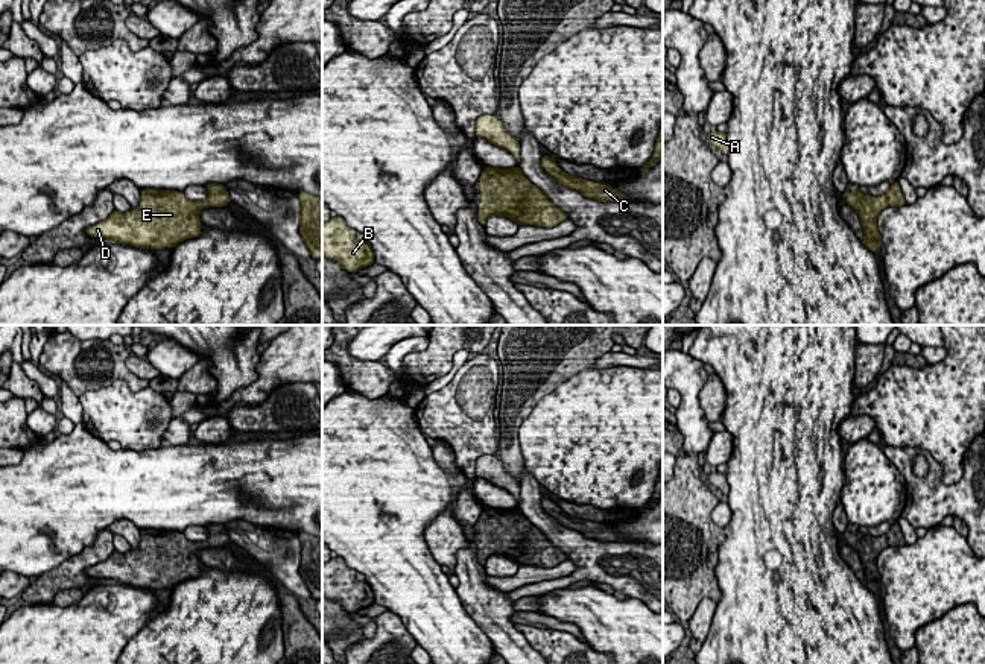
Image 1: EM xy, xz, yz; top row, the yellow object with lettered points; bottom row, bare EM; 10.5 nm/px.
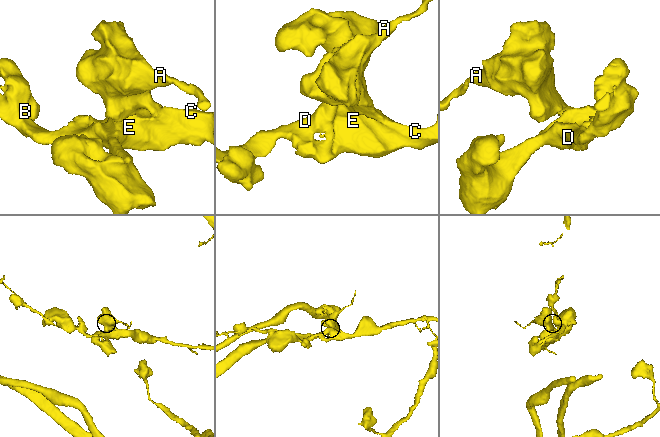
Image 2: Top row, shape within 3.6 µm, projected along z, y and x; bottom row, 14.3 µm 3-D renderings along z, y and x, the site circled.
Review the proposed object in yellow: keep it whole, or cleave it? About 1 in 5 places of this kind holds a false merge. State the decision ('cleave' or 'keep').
keep

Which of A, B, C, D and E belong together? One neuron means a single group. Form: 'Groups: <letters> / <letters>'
Groups: A B C D E

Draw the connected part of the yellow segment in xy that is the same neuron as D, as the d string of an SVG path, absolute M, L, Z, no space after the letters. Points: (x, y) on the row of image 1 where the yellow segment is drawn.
M205 185L205 201L190 201L184 191L143 188L140 205L131 211L112 211L106 220L90 226L91 237L116 240L140 249L175 248L178 243L201 236L198 211L225 207L233 199L225 185Z

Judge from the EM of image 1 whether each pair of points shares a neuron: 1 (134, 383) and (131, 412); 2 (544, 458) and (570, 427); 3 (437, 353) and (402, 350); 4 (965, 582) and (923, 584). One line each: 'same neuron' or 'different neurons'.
1: different neurons
2: same neuron
3: different neurons
4: same neuron

